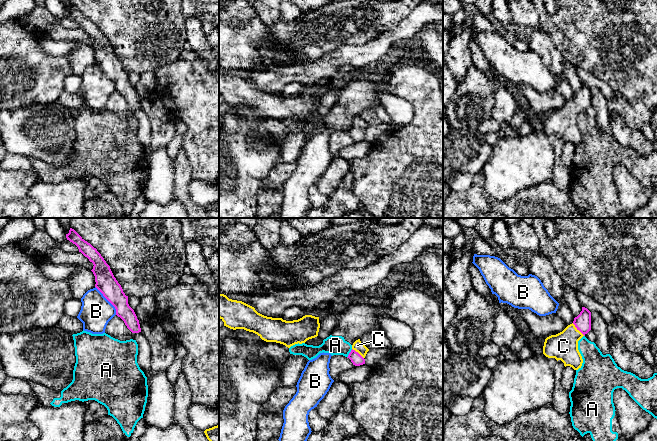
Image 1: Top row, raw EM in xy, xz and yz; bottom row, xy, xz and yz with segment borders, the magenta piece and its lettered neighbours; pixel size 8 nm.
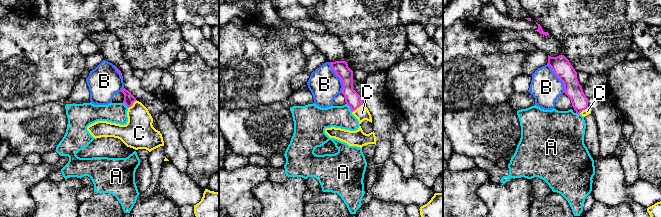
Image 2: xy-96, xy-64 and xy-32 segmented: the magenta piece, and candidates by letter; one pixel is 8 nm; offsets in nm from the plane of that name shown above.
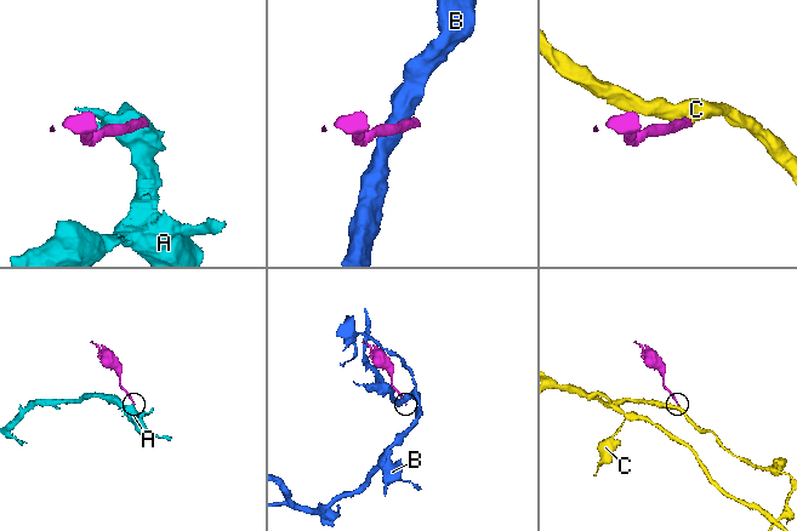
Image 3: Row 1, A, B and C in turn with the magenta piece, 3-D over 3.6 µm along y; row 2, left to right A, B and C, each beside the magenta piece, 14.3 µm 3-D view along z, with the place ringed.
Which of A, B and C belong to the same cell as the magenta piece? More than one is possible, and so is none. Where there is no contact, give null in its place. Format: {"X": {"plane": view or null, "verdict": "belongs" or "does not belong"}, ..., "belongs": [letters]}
{"A": {"plane": "xz", "verdict": "does not belong"}, "B": {"plane": "xy", "verdict": "does not belong"}, "C": {"plane": "yz", "verdict": "belongs"}, "belongs": ["C"]}

